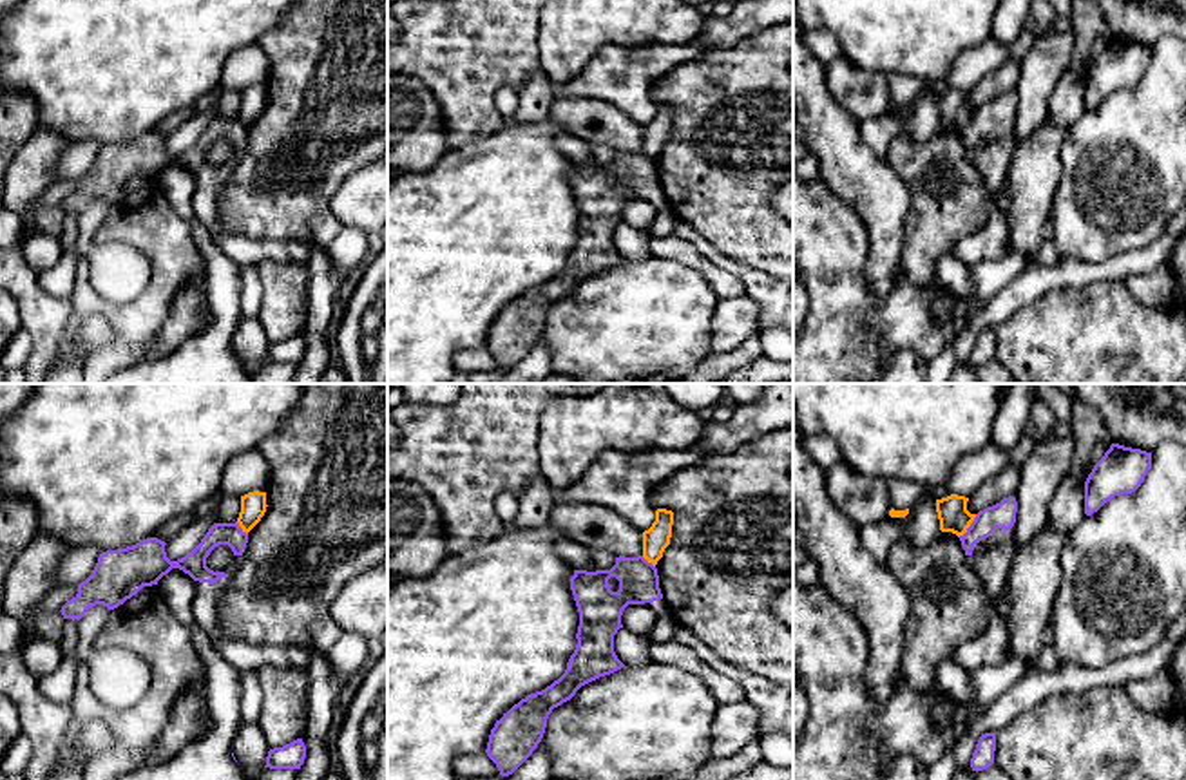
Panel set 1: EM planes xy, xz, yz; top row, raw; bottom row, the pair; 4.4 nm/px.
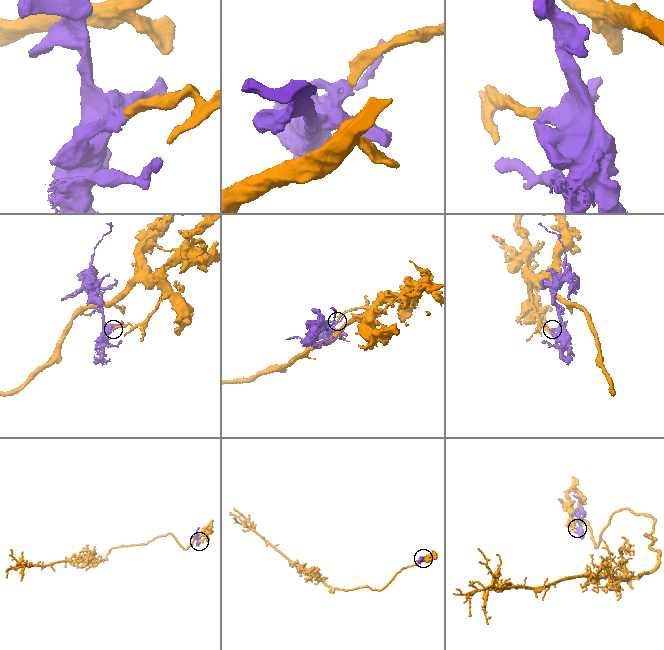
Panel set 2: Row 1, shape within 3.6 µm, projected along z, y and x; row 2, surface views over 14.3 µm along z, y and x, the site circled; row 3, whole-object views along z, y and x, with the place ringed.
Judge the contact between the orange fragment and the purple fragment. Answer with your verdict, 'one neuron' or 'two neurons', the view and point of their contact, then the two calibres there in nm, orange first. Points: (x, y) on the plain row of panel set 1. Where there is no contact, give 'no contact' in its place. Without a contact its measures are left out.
two neurons | yz (969, 120) | 140/120 nm

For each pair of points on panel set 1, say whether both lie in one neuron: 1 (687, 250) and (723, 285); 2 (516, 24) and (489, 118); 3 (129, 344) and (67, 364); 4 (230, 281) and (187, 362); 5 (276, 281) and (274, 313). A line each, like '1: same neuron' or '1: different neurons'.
1: same neuron
2: same neuron
3: different neurons
4: same neuron
5: same neuron

